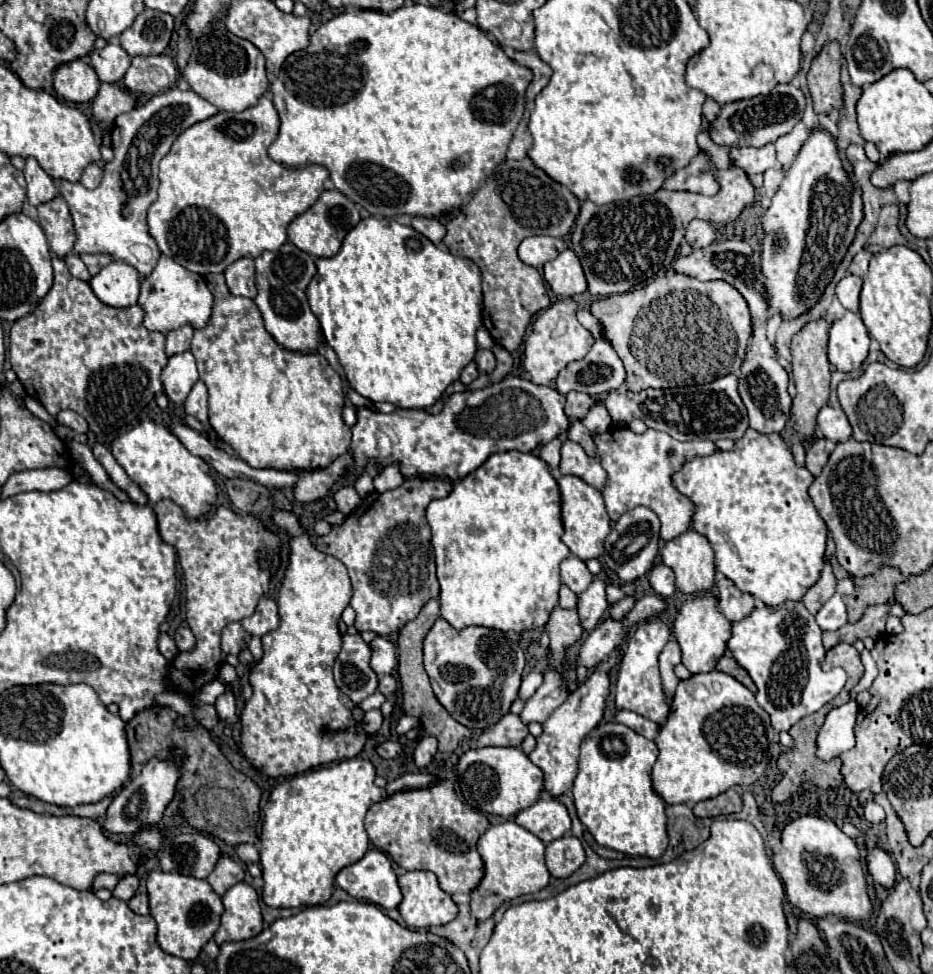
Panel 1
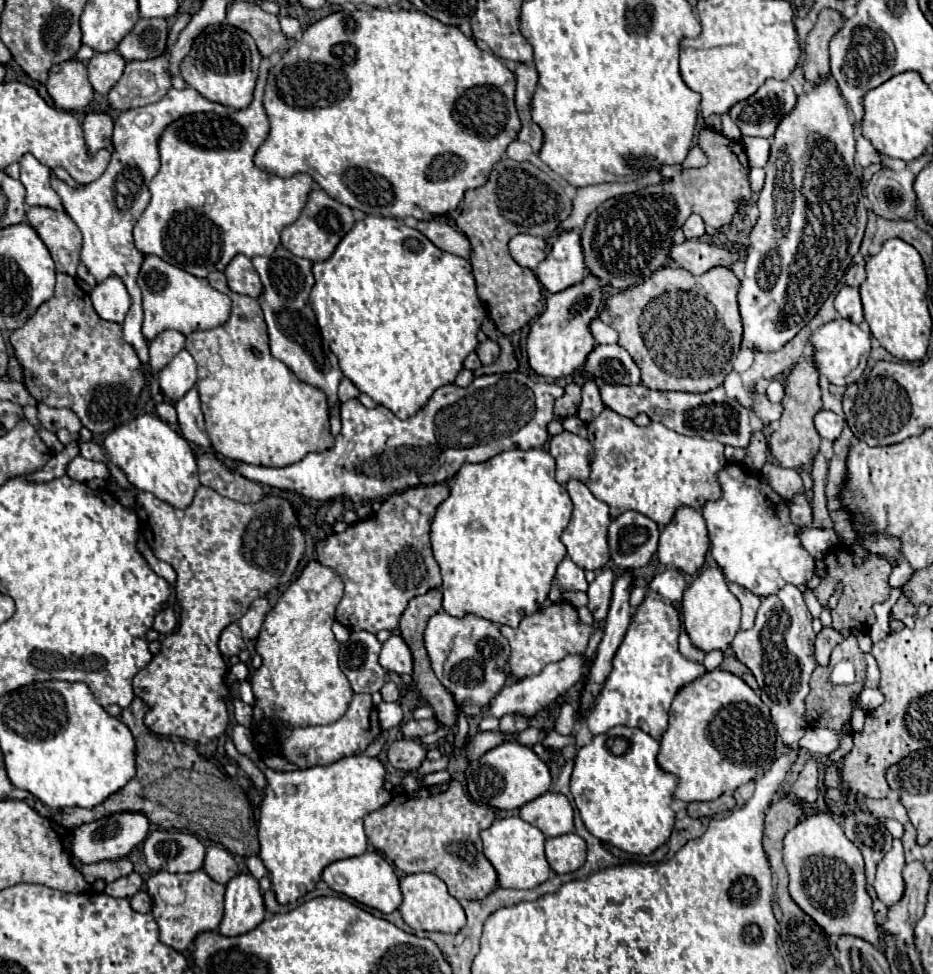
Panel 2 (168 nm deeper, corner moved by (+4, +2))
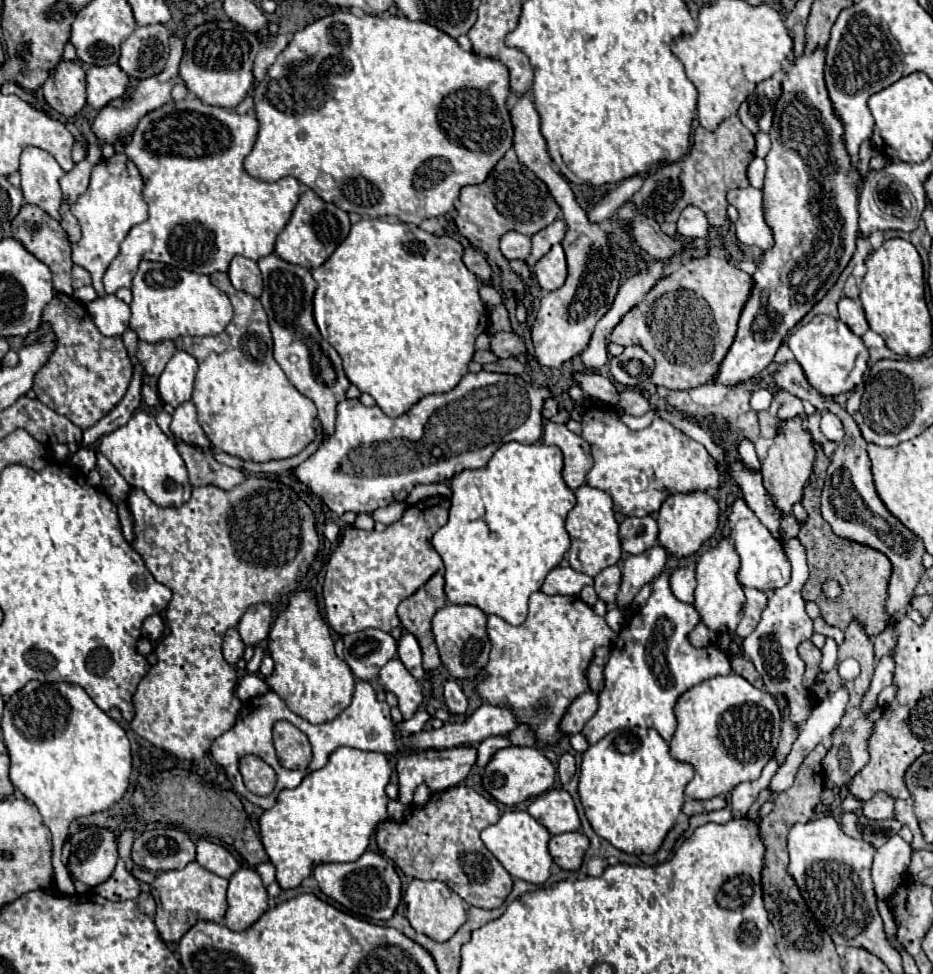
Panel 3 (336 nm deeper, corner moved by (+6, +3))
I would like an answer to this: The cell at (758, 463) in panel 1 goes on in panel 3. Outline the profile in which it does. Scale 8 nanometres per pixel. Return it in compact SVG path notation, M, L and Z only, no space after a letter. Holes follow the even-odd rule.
M736 499L732 503L728 525L730 525L730 539L734 541L734 549L738 551L738 557L740 557L738 581L744 587L754 587L760 591L774 591L778 587L784 587L790 581L790 561L786 559L782 541L778 541L772 535L772 531L760 523L754 511L746 507L744 499Z

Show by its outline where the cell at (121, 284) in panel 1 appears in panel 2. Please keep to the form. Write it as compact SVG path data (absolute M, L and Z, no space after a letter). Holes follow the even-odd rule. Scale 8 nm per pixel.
M112 276L104 280L104 284L98 284L92 294L92 304L96 314L106 322L124 322L124 316L130 310L130 296L124 284L120 284L120 278Z

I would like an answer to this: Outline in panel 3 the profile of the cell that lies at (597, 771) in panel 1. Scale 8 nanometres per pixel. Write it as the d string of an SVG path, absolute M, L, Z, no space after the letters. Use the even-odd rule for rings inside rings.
M634 727L624 731L612 731L582 753L578 795L596 835L600 835L602 839L606 839L624 853L652 855L658 851L666 833L676 823L684 803L684 787L692 777L694 777L692 765L672 759L668 753L668 743L654 729Z

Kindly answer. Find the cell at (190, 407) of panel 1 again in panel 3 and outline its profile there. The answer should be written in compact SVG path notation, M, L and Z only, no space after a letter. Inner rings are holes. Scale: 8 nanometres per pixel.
M186 401L182 405L176 407L174 415L172 415L172 423L170 423L172 433L182 439L184 443L196 443L196 445L210 445L208 437L204 435L198 417L196 417L196 407L192 401Z

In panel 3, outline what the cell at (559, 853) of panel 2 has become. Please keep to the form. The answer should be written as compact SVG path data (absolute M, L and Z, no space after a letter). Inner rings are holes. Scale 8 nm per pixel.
M580 831L552 835L548 843L548 851L554 863L564 871L578 871L588 849L588 837Z

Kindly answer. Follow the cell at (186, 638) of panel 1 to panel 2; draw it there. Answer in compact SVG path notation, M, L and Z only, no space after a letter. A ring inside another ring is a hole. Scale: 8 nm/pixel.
M164 608L162 612L156 614L152 628L154 628L158 634L170 634L170 632L174 630L174 626L176 626L174 610L172 610L172 608Z

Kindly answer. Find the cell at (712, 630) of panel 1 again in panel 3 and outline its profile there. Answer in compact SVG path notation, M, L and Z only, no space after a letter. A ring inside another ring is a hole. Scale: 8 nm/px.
M722 539L718 547L702 553L702 557L696 563L696 583L698 585L694 591L694 609L700 615L700 623L706 623L706 627L710 627L710 631L714 633L734 635L742 619L744 593L742 593L742 585L736 579L738 565L740 565L740 559L730 539Z

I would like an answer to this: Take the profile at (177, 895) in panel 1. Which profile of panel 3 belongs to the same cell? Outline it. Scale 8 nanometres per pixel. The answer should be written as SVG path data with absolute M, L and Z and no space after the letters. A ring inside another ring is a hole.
M196 861L188 863L184 869L176 871L164 871L160 873L152 885L150 893L154 895L156 903L160 905L162 911L156 911L154 923L160 933L160 937L166 943L178 943L182 935L198 921L212 921L212 923L222 923L224 913L226 913L226 889L228 889L228 879L214 875L212 871L204 869Z

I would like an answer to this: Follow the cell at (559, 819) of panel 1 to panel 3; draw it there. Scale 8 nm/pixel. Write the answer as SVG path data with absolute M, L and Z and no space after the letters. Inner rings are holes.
M550 789L538 795L528 805L528 813L538 823L542 823L552 835L580 829L580 819L574 801L564 789Z

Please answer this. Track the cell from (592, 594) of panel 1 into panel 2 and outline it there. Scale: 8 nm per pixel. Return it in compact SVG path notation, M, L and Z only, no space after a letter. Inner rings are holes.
M602 568L596 580L588 588L588 608L592 610L596 622L604 622L608 614L612 586L614 586L614 572L610 568Z

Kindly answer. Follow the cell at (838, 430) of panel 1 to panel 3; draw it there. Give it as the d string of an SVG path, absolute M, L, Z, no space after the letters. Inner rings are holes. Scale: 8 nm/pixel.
M824 413L822 415L822 421L820 421L820 431L824 433L826 439L830 441L842 441L844 439L844 429L842 429L842 423L840 419L834 415L834 413Z

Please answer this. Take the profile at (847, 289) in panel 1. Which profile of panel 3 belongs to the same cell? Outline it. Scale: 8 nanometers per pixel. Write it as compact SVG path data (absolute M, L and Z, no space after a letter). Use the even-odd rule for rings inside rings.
M842 297L840 303L838 303L838 313L840 313L840 319L842 319L856 335L862 335L862 333L868 329L866 317L864 317L864 309L862 309L862 303L860 303L858 299Z

